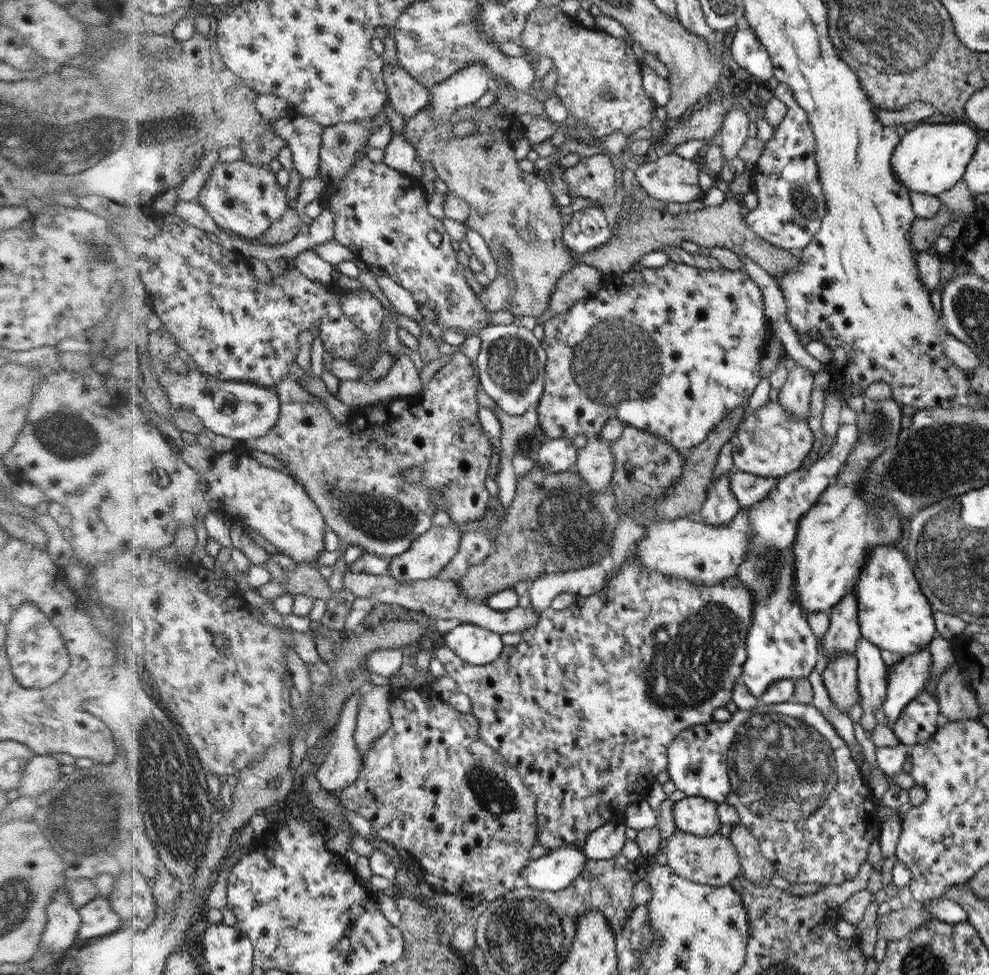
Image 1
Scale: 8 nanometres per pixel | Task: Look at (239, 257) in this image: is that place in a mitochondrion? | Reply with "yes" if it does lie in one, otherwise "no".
no

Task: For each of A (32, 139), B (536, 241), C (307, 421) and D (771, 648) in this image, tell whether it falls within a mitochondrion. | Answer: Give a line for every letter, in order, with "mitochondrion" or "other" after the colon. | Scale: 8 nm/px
A: mitochondrion
B: mitochondrion
C: other
D: other

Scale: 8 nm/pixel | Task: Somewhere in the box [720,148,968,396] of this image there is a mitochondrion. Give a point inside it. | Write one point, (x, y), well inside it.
(804, 200)

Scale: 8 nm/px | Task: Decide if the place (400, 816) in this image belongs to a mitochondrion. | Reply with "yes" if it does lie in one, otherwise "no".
no

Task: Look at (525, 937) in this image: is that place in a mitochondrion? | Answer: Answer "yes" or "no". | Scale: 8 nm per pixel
yes

